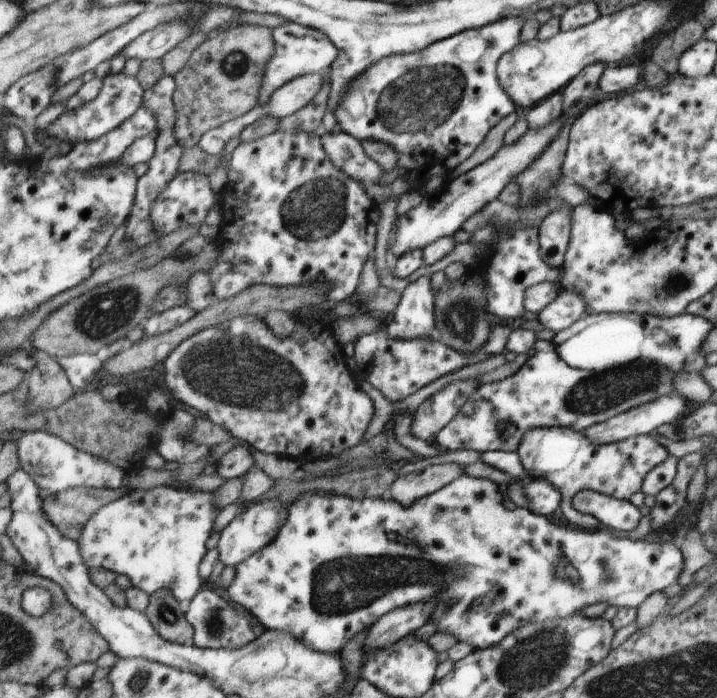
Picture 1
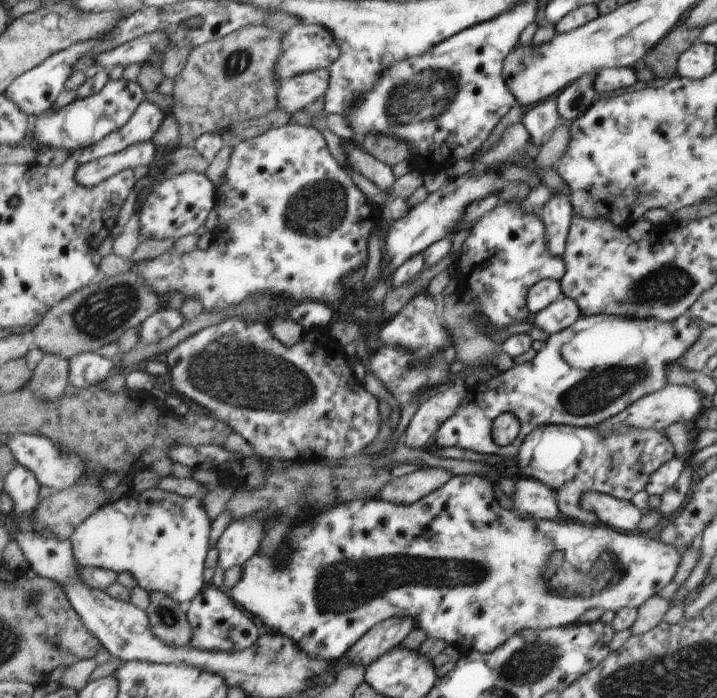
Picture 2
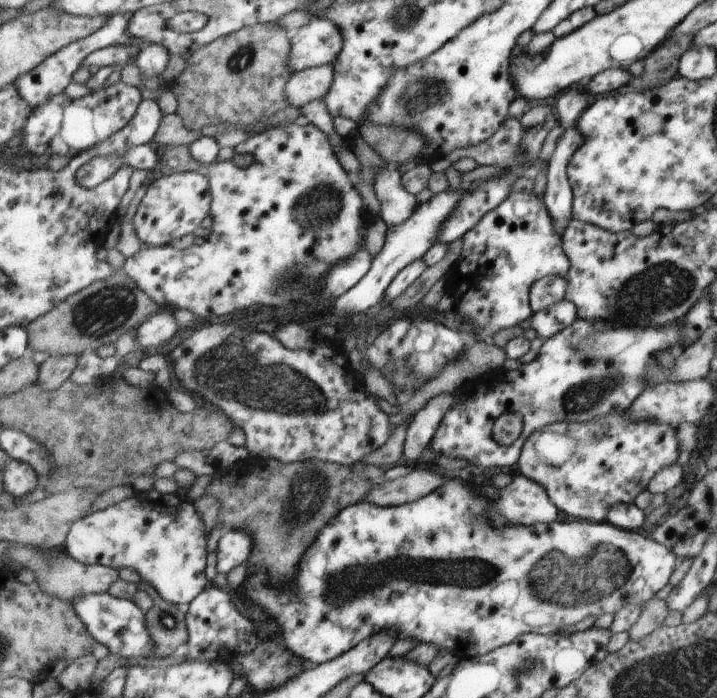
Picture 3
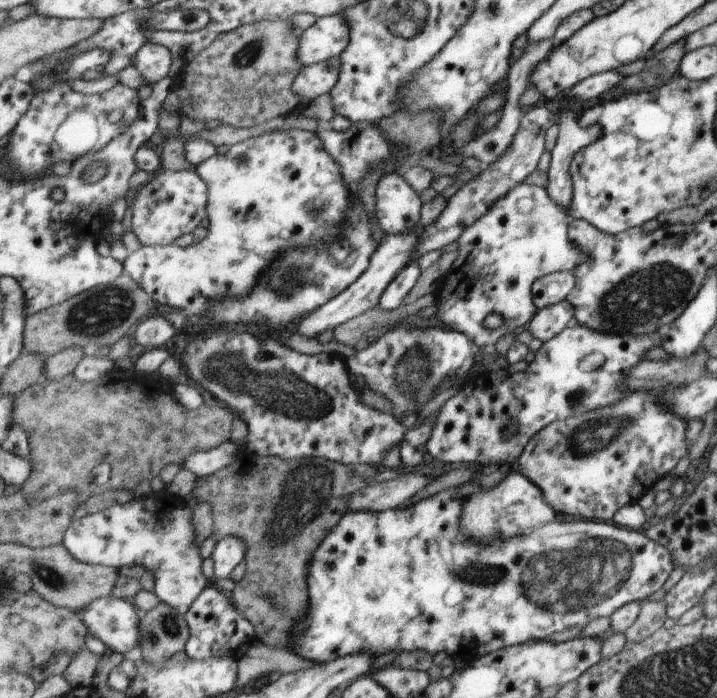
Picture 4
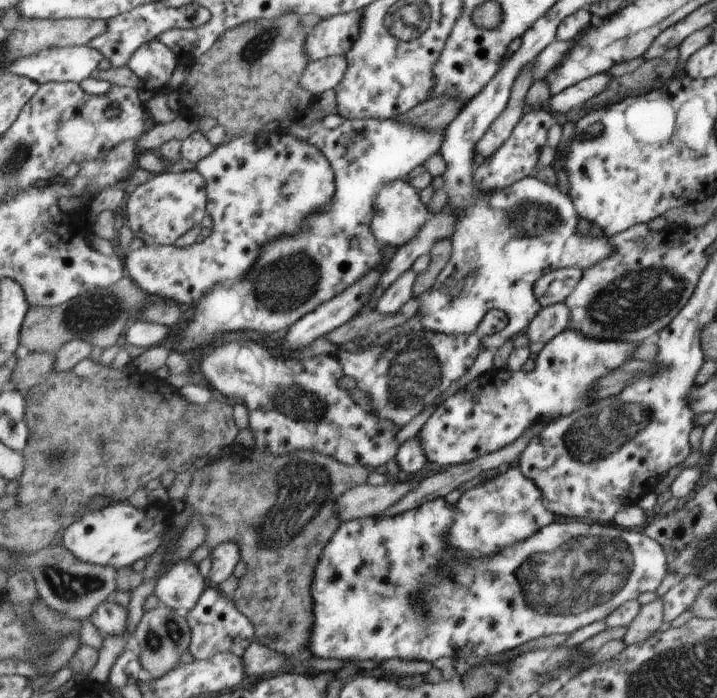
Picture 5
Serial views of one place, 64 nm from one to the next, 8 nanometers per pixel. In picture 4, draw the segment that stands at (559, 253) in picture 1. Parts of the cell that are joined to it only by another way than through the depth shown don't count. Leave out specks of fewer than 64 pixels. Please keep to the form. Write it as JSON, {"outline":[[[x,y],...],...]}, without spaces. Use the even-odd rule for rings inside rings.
{"outline":[[[568,105],[558,118],[559,135],[551,152],[551,161],[547,171],[548,183],[546,190],[550,198],[571,210],[573,182],[569,173],[572,158],[581,148],[595,142],[602,134],[600,126],[593,125],[582,128],[579,125],[578,108]]]}

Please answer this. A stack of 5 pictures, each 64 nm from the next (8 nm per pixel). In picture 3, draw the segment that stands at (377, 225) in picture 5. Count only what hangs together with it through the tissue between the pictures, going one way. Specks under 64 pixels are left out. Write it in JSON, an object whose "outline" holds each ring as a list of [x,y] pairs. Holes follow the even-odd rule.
{"outline":[[[391,163],[380,168],[374,178],[374,190],[380,202],[379,216],[387,226],[398,226],[409,220],[419,202],[404,186],[397,166]]]}

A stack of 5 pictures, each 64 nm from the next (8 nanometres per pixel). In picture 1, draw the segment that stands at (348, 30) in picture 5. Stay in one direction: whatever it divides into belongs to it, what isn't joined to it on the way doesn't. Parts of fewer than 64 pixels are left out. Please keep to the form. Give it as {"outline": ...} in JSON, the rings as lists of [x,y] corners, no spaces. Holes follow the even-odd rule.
{"outline":[[[287,21],[286,24],[274,29],[274,38],[276,38],[276,46],[278,48],[276,48],[276,54],[274,54],[274,58],[270,60],[270,64],[266,68],[266,78],[264,78],[264,86],[260,90],[260,104],[258,104],[258,108],[254,108],[254,112],[250,112],[248,116],[239,117],[238,120],[230,120],[230,124],[222,124],[222,128],[214,128],[212,132],[208,132],[199,144],[207,153],[221,155],[230,139],[239,138],[247,125],[250,126],[250,124],[268,114],[268,106],[273,94],[284,83],[289,83],[293,78],[298,78],[305,74],[328,72],[331,65],[337,60],[337,45],[329,39],[329,36],[326,36],[325,32],[312,26],[305,27]]]}

